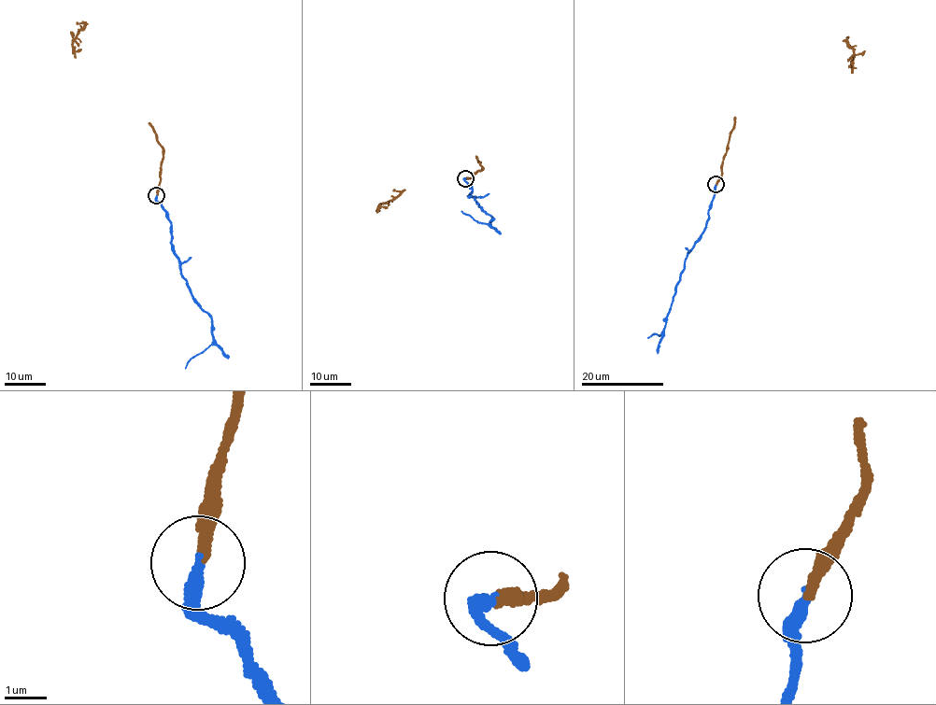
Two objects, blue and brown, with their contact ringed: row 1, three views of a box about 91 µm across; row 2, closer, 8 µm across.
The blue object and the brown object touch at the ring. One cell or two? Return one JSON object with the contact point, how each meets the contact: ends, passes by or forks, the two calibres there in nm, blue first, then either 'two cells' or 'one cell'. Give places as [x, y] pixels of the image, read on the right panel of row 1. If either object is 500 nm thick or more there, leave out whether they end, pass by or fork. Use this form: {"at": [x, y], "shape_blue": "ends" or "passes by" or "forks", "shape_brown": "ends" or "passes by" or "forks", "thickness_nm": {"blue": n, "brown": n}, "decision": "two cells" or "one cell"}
{"at": [716, 184], "shape_blue": "ends", "shape_brown": "ends", "thickness_nm": {"blue": 320, "brown": 280}, "decision": "one cell"}

